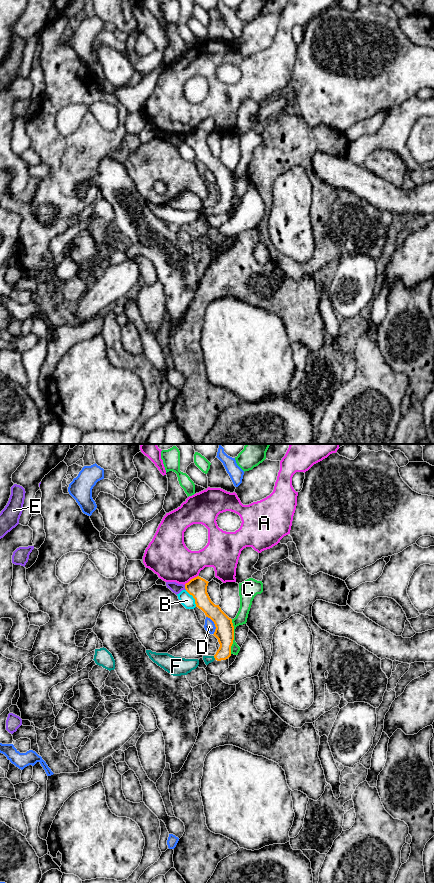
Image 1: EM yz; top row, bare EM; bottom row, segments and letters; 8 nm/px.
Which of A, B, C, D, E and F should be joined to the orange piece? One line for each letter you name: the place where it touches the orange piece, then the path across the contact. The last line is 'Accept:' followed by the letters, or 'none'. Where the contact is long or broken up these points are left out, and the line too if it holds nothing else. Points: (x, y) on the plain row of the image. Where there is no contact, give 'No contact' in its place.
F: Touches orange at yz (214, 209). Path across: yz (224, 184), (224, 200), (214, 209), (207, 211)
Accept: F

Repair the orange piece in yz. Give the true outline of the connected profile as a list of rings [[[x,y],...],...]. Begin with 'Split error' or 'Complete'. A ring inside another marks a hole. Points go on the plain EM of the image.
Split error. [[[197,128],[185,136],[186,143],[195,151],[196,159],[201,161],[206,169],[210,170],[215,176],[214,188],[220,196],[214,208],[203,208],[206,217],[214,212],[226,212],[231,208],[231,198],[234,192],[234,178],[232,171],[229,170],[219,159],[215,157],[208,145],[208,133]]]

